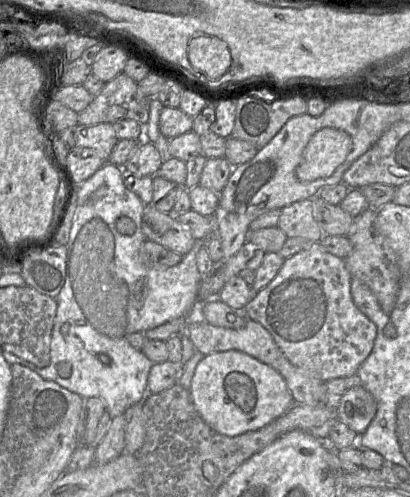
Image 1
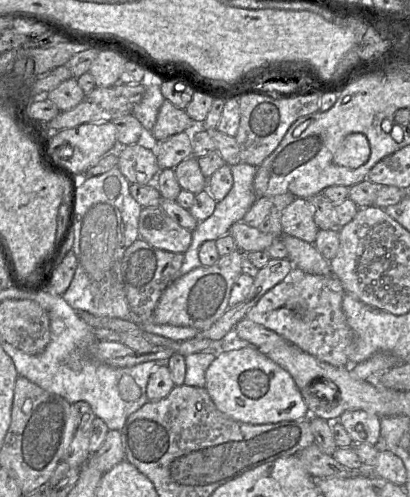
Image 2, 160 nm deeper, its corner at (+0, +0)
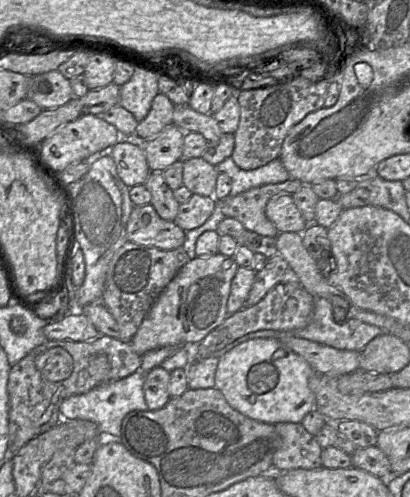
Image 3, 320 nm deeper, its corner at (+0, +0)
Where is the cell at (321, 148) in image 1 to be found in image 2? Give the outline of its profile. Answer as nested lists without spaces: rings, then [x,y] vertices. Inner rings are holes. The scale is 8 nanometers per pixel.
[[[351,133],[337,148],[333,162],[338,166],[356,169],[367,162],[370,152],[367,137],[362,133]]]

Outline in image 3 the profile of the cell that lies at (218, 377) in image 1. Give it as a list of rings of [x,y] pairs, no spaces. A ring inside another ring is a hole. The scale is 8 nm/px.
[[[255,338],[223,354],[215,372],[215,388],[241,414],[267,424],[301,423],[315,408],[309,379],[316,371],[309,363],[274,338]]]

